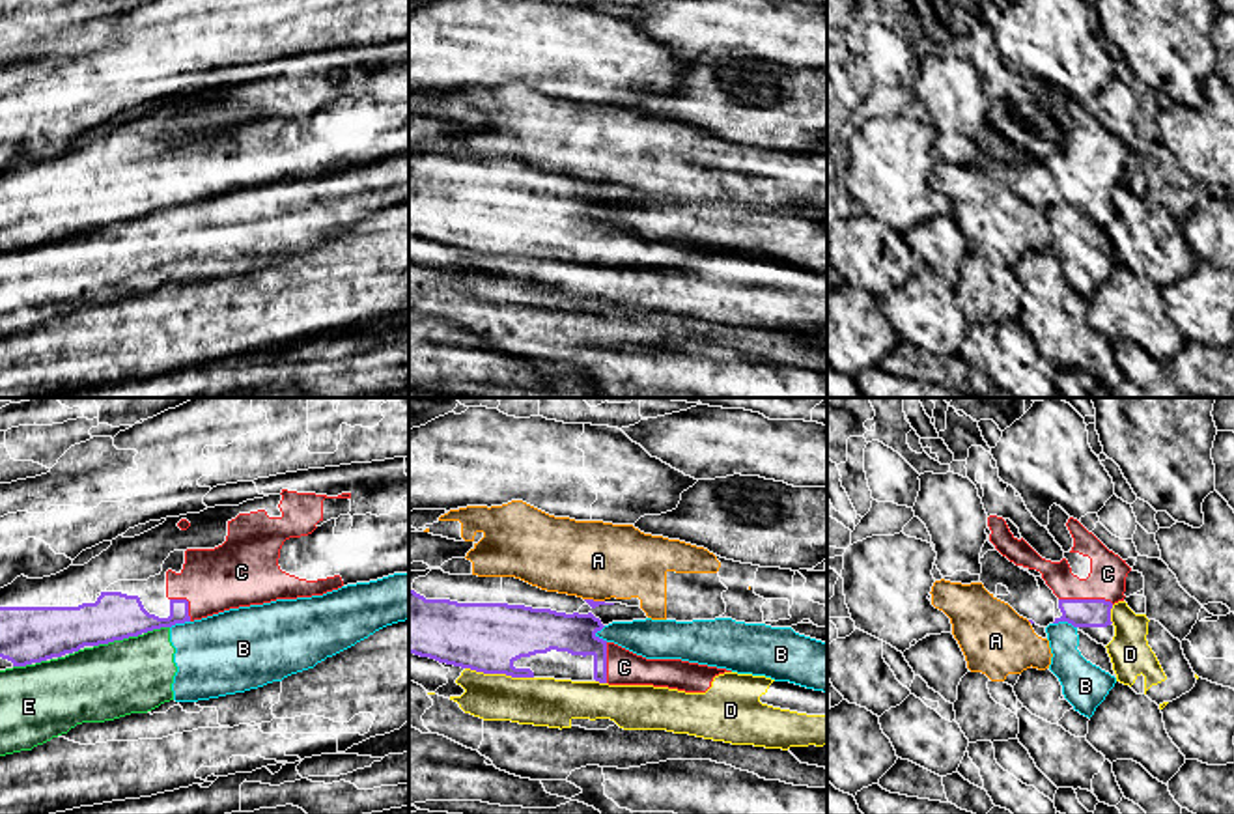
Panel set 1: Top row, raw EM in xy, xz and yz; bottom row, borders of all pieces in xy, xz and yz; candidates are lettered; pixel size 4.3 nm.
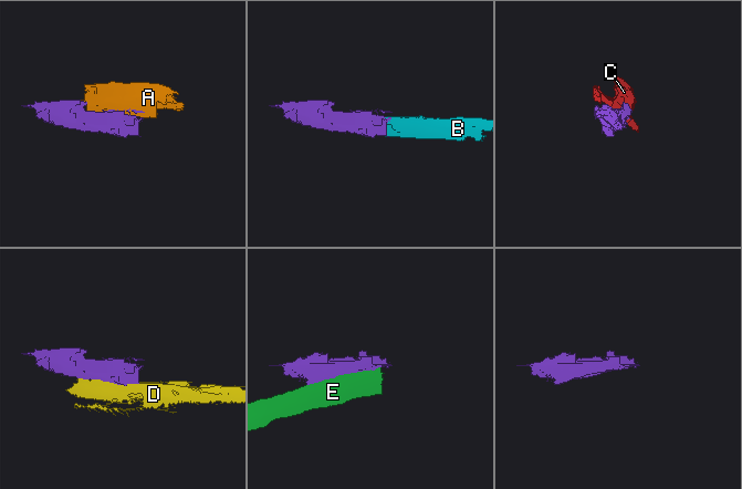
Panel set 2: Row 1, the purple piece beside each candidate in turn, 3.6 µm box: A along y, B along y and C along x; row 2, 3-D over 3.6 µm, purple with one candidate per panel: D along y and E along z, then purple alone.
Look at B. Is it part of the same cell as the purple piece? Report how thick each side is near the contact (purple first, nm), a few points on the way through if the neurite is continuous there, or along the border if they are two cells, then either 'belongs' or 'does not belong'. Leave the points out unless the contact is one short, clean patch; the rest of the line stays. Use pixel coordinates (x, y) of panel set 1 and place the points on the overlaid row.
190 nm thick on the purple side, 170 nm on the other; border along xz (605, 626), (596, 633), (603, 641); does not belong

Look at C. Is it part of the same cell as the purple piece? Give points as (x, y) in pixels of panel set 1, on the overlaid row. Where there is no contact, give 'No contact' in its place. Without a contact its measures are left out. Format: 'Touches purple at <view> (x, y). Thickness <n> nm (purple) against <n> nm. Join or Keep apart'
Touches purple at yz (1087, 600). Thickness 130 nm (purple) against 160 nm. Join

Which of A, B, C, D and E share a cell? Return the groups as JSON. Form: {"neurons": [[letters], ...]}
{"neurons": [["A"], ["B", "E"], ["C"], ["D"]]}

